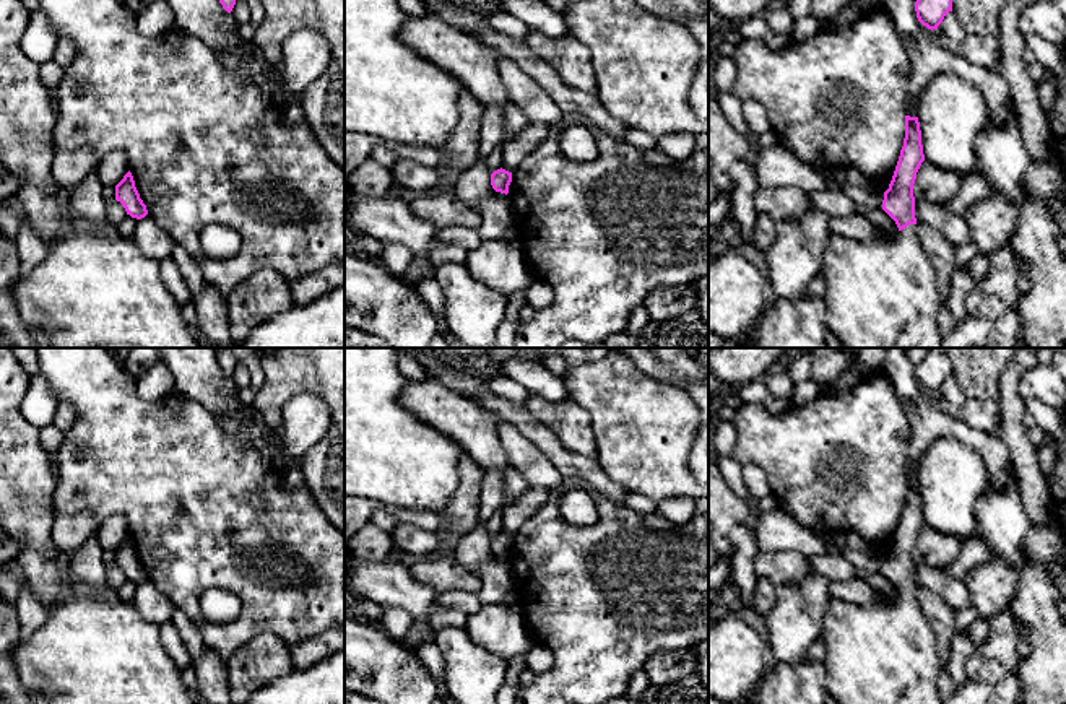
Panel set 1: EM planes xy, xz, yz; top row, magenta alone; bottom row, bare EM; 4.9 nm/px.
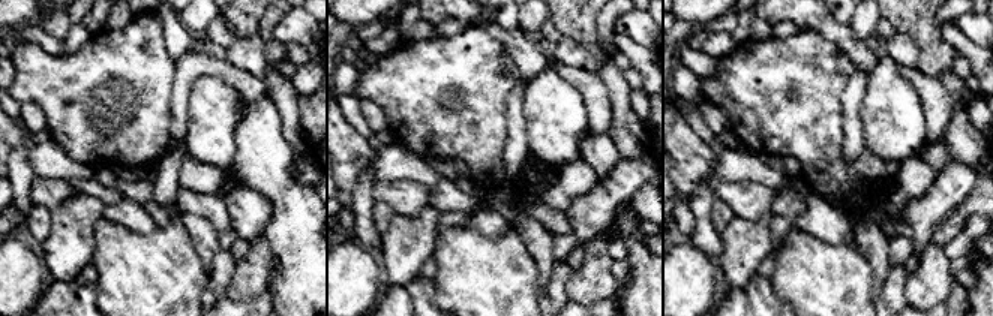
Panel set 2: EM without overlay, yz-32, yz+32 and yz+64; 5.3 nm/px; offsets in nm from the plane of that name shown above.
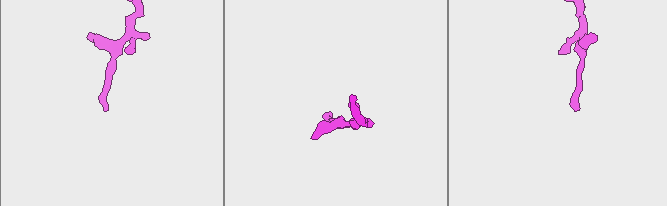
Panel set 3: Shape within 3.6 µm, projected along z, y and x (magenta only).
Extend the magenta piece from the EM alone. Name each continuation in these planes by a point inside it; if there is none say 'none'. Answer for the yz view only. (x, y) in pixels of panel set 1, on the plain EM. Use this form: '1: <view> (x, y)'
1: yz (873, 654)

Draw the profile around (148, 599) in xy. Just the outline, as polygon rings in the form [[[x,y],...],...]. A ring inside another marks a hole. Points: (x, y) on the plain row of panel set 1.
[[[150,580],[138,584],[132,603],[150,621],[161,626],[171,621],[174,603]]]

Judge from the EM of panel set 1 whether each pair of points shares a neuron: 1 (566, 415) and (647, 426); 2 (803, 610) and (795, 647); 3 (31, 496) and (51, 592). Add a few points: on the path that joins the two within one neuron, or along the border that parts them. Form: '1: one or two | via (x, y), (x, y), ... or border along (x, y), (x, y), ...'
1: two | border along (569, 397), (589, 413), (598, 456)
2: one | via (795, 620), (795, 638)
3: one | via (31, 521), (39, 568)

